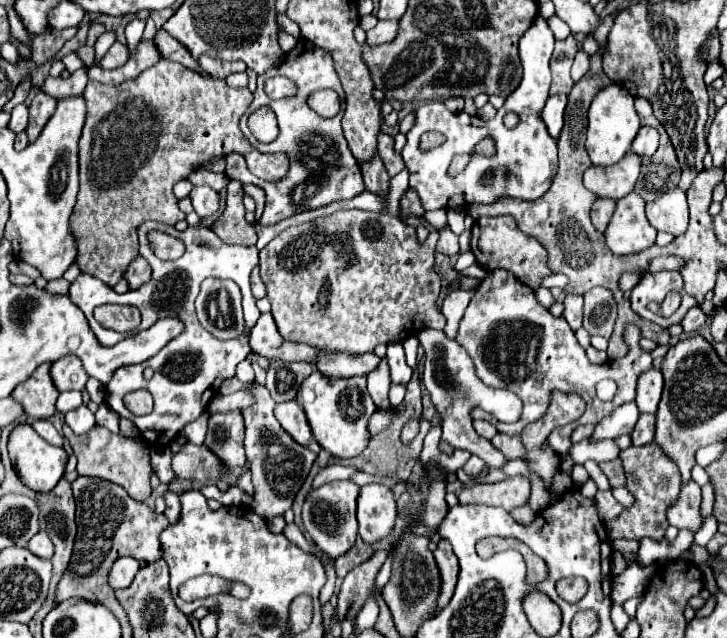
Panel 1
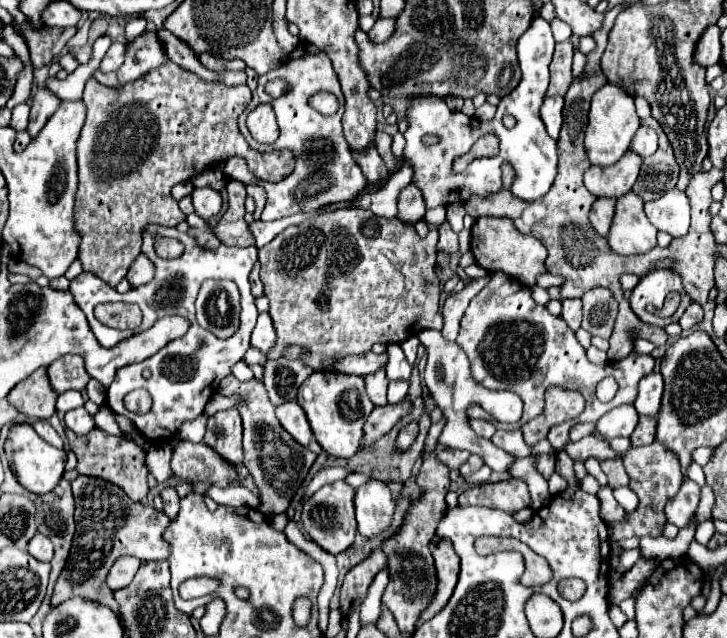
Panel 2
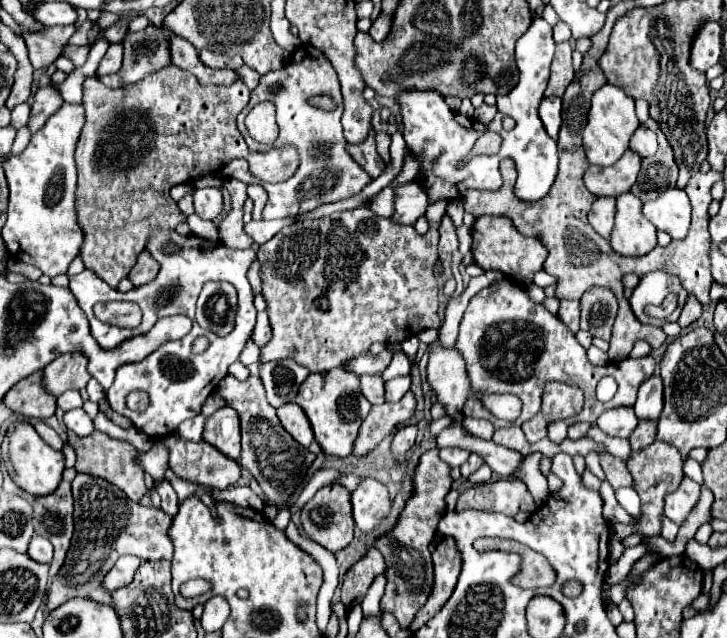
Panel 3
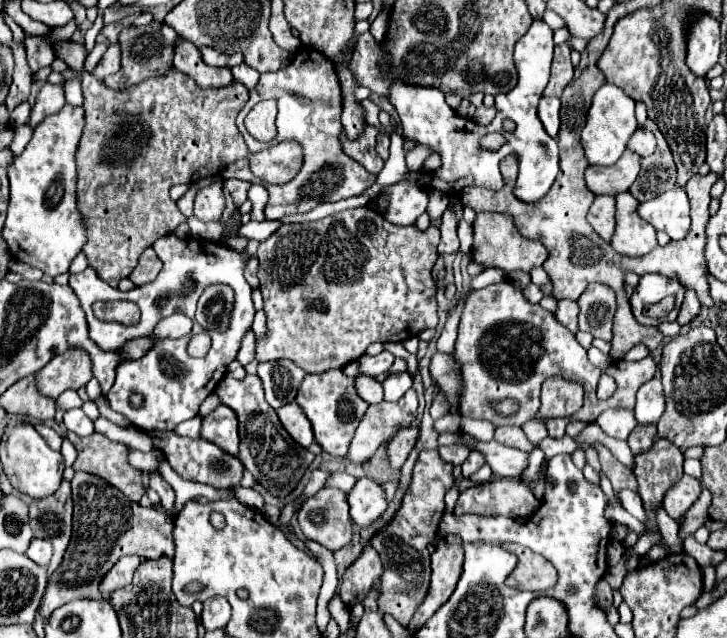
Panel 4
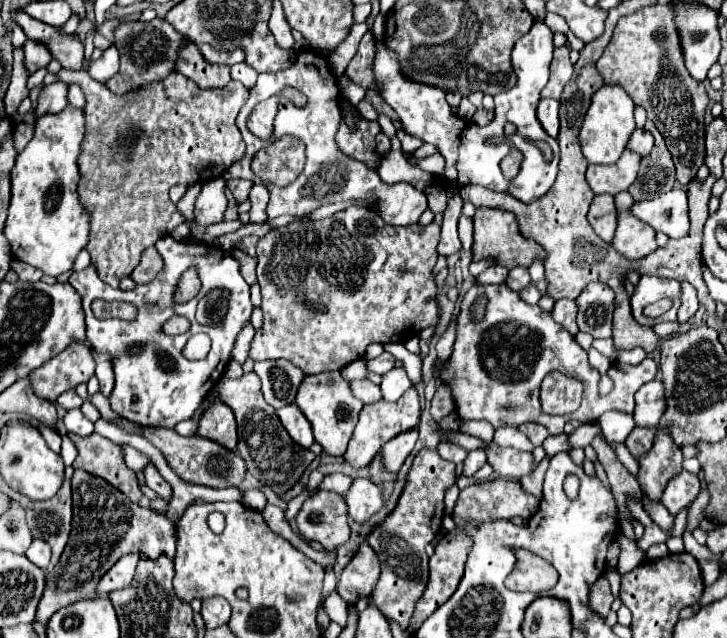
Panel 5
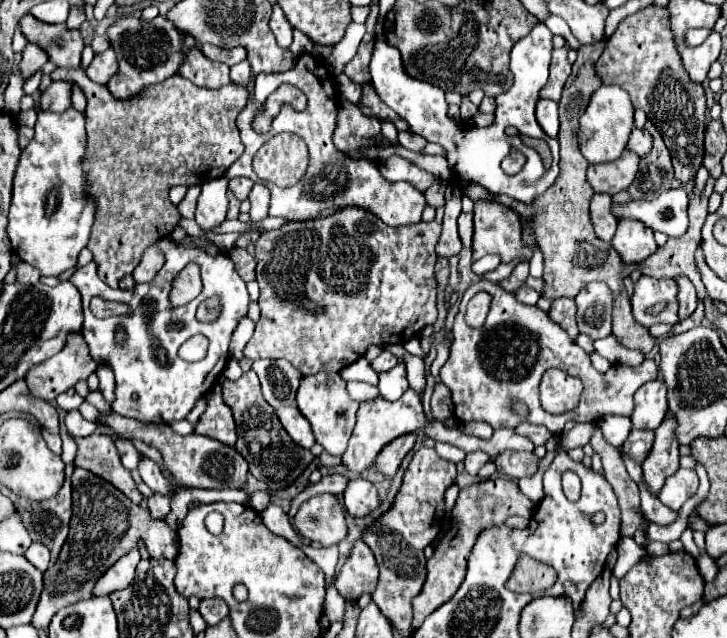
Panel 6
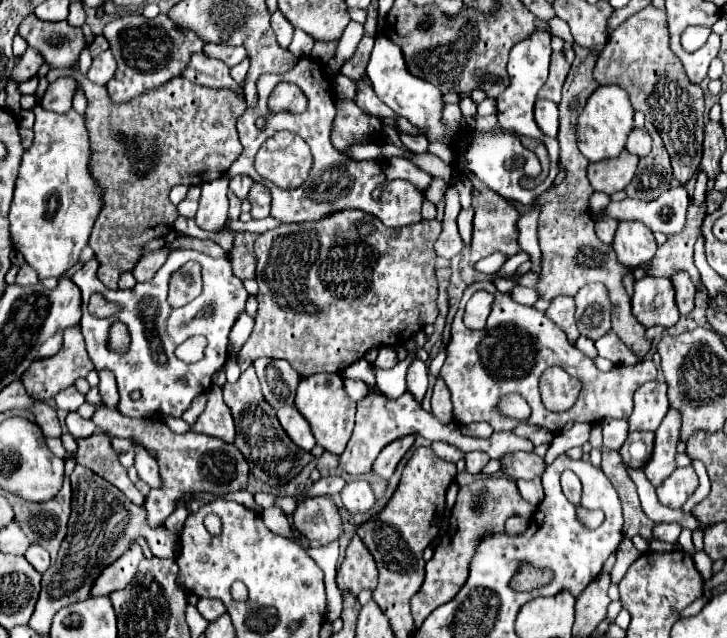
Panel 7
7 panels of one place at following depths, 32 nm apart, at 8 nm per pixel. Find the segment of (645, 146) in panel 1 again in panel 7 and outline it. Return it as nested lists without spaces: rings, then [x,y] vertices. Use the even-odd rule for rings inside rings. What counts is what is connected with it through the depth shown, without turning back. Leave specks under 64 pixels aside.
[[[634,128],[630,132],[628,142],[626,142],[628,152],[632,152],[636,156],[646,156],[650,152],[650,146],[652,146],[652,138],[644,128]]]

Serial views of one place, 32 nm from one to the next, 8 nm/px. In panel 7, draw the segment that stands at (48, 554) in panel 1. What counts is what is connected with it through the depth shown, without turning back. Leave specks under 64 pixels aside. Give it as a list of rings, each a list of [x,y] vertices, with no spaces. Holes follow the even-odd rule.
[[[32,544],[28,550],[26,550],[26,560],[40,572],[40,574],[44,574],[46,572],[46,568],[50,566],[50,556],[48,556],[48,552],[42,548],[42,546],[38,546],[38,544]]]

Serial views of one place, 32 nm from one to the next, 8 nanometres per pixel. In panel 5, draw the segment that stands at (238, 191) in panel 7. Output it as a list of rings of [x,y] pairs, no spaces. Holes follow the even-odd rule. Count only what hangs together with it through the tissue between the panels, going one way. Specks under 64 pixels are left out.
[[[226,180],[226,184],[228,184],[226,188],[234,194],[234,198],[236,198],[238,204],[248,198],[248,192],[252,188],[252,182],[250,180]]]

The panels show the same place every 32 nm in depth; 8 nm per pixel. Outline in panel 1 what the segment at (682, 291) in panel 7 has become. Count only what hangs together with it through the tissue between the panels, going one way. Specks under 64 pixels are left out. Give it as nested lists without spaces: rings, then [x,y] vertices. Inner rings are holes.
[[[700,306],[692,308],[692,310],[686,314],[686,318],[682,320],[682,328],[684,328],[686,334],[692,334],[692,332],[700,330],[704,324],[706,324],[706,314],[702,312]]]

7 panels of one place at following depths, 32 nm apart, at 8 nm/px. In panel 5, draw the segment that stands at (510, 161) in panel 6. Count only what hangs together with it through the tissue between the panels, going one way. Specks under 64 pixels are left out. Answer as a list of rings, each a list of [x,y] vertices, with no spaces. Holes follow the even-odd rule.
[[[511,148],[510,153],[511,154],[508,154],[500,164],[500,168],[508,180],[513,179],[517,173],[519,173],[523,160],[522,154],[516,150],[516,148]]]

